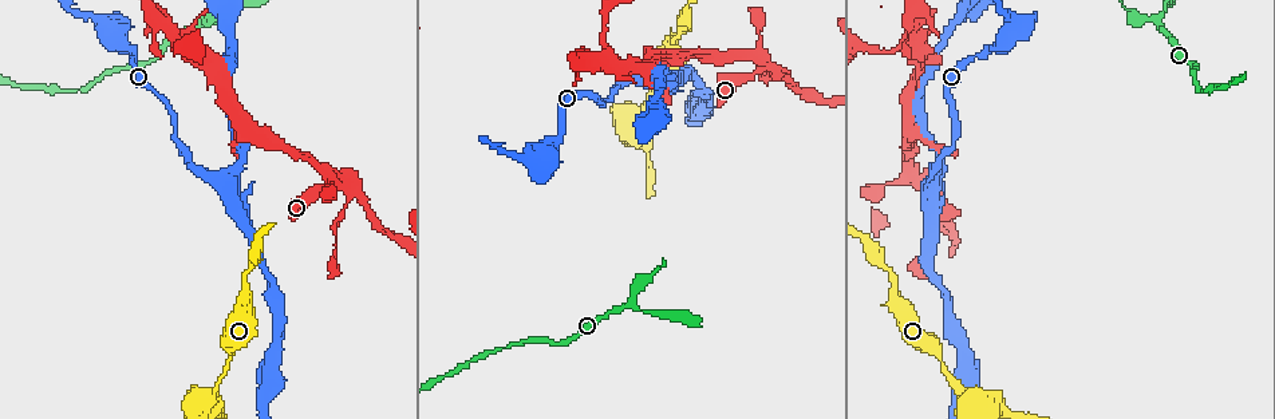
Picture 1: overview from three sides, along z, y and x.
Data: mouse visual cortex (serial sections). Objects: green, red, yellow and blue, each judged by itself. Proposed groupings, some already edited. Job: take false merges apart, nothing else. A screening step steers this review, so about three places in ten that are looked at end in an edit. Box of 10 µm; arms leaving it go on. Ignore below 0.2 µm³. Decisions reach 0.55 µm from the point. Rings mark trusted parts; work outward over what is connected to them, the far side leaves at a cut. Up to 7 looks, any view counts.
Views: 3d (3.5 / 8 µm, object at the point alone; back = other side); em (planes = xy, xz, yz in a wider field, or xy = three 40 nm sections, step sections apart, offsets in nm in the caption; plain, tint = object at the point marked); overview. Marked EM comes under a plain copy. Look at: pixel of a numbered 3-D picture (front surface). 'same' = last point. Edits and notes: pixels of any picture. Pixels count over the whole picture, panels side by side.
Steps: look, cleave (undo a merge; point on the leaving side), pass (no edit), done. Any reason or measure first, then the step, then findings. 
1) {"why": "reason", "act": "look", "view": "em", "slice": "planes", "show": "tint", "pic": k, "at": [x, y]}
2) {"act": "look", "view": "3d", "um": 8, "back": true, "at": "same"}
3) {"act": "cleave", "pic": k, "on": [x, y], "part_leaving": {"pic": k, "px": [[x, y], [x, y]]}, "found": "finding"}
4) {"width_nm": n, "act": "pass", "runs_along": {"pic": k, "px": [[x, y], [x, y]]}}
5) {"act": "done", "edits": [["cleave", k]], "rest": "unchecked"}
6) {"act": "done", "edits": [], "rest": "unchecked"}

{"why": "a fork", "act": "look", "view": "3d", "um": 8, "pic": 1, "at": [204, 17]}

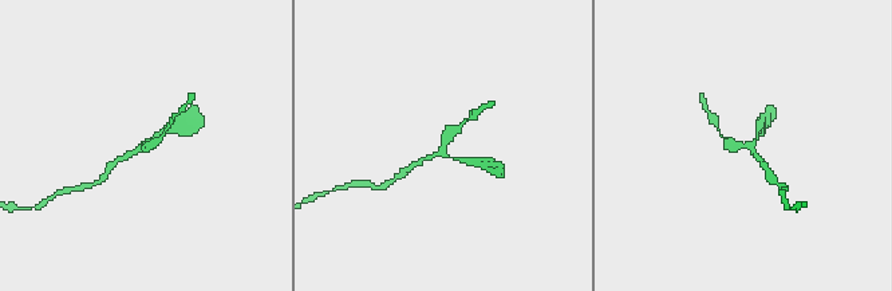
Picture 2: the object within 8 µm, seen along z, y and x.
{"act": "look", "view": "em", "slice": "planes", "show": "tint", "at": "same"}

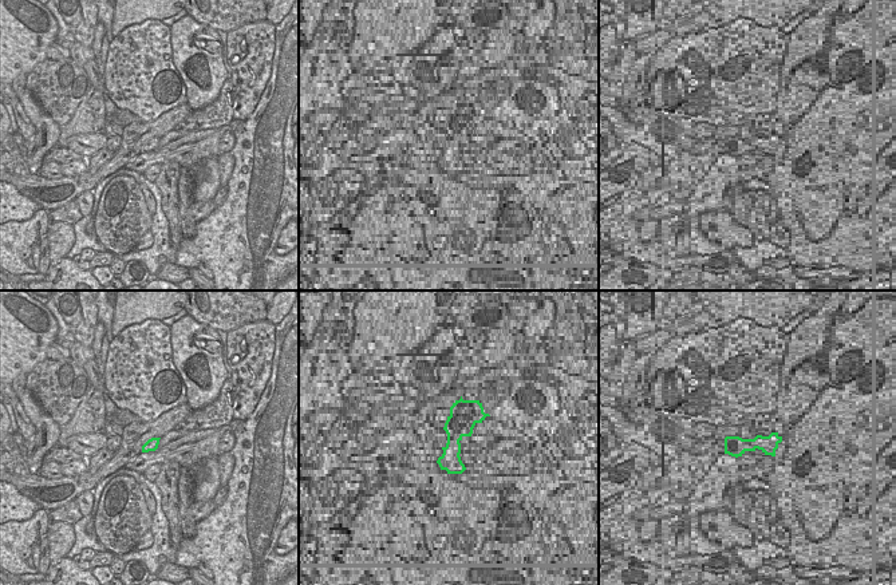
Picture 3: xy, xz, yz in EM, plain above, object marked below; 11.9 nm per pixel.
{"width_nm": 160, "act": "pass", "runs_along": {"pic": 2, "px": [[113, 165], [156, 134], [176, 128]]}, "found": "one cell here"}

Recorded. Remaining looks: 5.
{"why": "three arms meet", "act": "look", "view": "3d", "um": 3.5, "pic": 1, "at": [223, 183]}

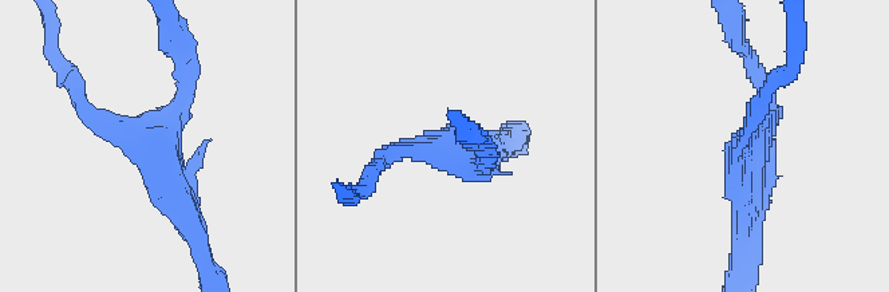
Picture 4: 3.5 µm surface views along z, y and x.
{"act": "look", "view": "em", "slice": "xy", "step": 5, "show": "tint", "pic": 4, "at": [449, 148]}

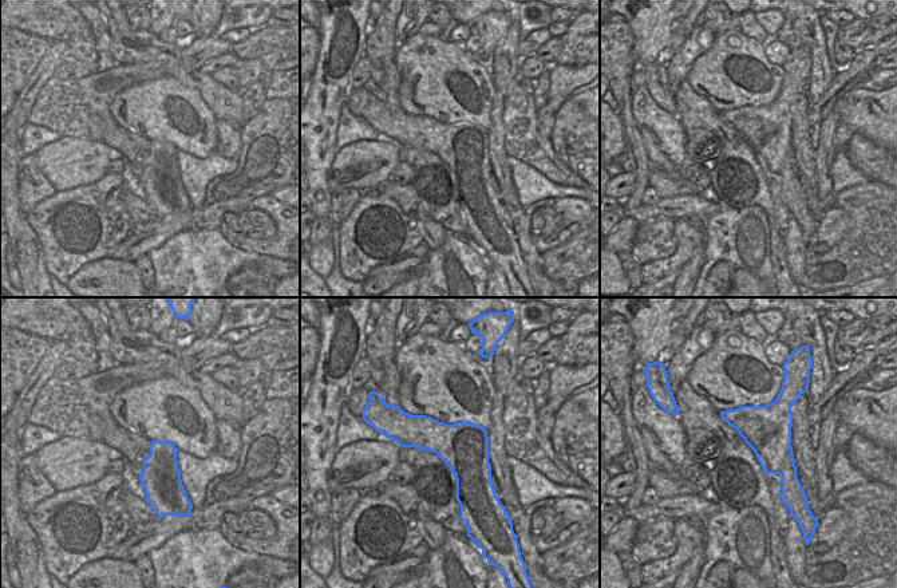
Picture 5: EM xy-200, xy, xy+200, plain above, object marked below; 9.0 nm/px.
{"act": "look", "view": "em", "slice": "xy", "step": 3, "show": "tint", "at": "same"}

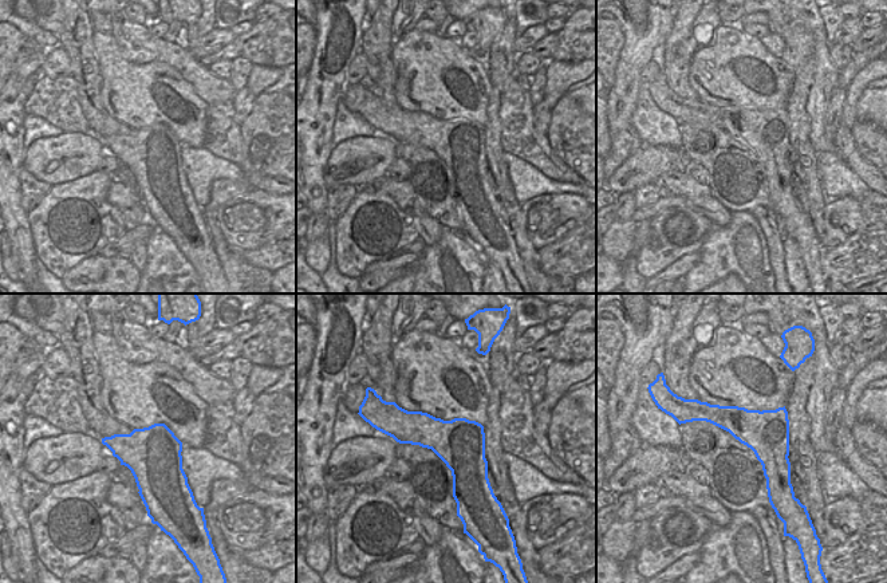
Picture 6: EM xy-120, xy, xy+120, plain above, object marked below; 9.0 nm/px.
{"act": "pass", "runs_along": {"pic": 4, "px": [[79, 98], [161, 152], [186, 217]]}, "found": "continuous, no second cell"}

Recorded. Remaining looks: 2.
{"act": "done", "edits": [], "rest": "unchecked"}

